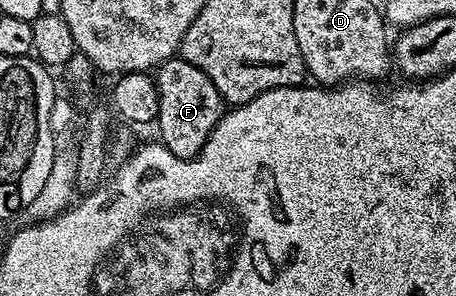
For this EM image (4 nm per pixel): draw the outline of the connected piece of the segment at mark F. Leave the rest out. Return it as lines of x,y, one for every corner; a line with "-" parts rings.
181,56
169,58
156,70
158,88
158,126
157,137
162,145
178,158
193,158
208,140
208,136
222,119
224,103
220,92
216,92
216,84
200,72
192,64
188,64

